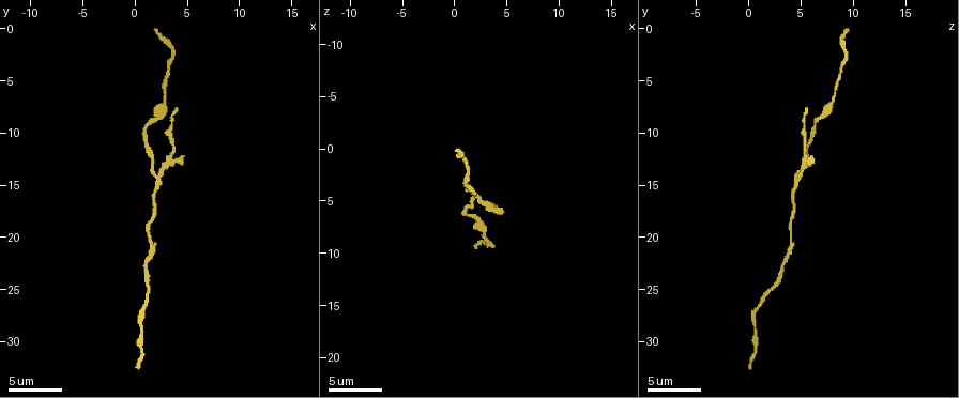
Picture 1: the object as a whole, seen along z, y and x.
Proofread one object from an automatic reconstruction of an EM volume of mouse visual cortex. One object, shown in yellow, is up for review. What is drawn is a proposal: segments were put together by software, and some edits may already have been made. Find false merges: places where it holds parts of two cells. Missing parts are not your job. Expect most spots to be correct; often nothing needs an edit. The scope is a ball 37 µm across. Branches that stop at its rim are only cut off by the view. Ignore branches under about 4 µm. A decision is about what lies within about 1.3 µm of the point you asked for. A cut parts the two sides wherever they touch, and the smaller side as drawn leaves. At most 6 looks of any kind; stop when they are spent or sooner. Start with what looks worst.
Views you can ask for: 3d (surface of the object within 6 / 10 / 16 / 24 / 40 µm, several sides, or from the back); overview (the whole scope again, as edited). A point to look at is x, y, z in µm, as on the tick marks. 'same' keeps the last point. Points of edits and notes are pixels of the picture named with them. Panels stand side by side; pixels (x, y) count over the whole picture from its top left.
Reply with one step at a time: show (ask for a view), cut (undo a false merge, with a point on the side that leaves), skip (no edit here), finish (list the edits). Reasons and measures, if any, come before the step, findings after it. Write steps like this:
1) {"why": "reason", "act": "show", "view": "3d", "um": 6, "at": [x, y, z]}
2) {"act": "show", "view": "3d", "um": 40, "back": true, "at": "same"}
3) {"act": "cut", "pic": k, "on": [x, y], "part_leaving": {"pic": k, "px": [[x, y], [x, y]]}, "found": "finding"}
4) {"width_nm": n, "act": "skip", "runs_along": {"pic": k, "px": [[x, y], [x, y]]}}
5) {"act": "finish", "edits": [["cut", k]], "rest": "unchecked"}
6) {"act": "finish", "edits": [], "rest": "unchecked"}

{"why": "three arms meet", "act": "show", "view": "3d", "um": 10, "at": [2.2, 14.0, 4.8]}

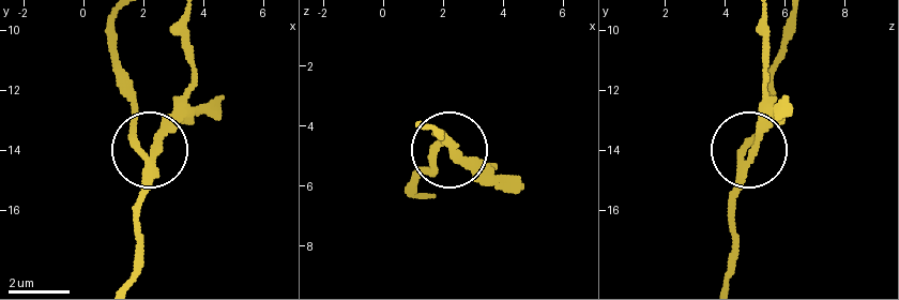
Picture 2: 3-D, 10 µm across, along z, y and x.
{"side_arm_um": 8, "act": "cut", "pic": 2, "on": [162, 119], "part_leaving": {"pic": 2, "px": [[152, 158], [191, 75], [191, 21]]}, "found": "two cells meet here"}

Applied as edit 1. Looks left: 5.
{"why": "calibre changes", "act": "show", "view": "3d", "um": 16, "at": [2.8, 7.4, 7.6]}

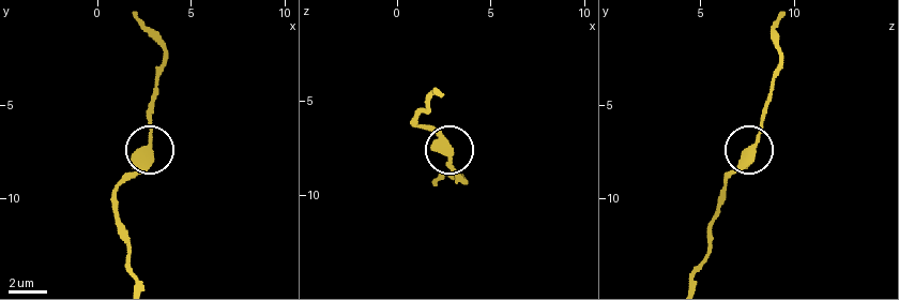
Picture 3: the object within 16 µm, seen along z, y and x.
{"why": "from behind", "act": "show", "view": "3d", "um": 16, "back": true, "at": [2.6, 7.4, 7.8]}

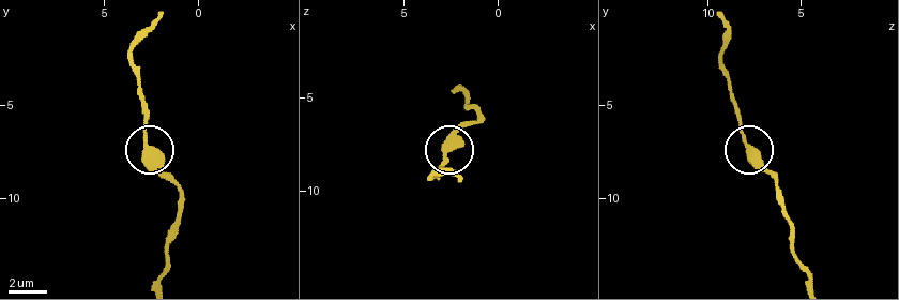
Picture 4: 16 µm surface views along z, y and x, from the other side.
{"act": "skip", "runs_along": {"pic": 4, "px": [[160, 280], [179, 193], [149, 145], [146, 99]]}, "found": "continuous, no second cell"}

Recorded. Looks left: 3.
{"why": "sudden change in width", "act": "show", "view": "3d", "um": 6, "at": [1.4, 20.2, 3.8]}

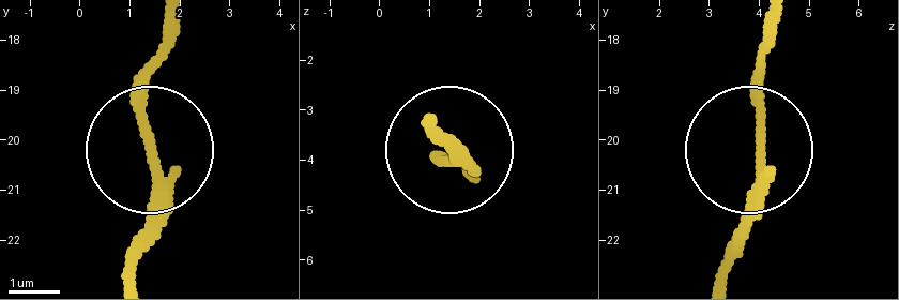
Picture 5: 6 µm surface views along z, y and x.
{"width_nm": 200, "act": "skip", "runs_along": {"pic": 5, "px": [[169, 23], [143, 100], [156, 201], [131, 279]]}, "found": "continuous, no second cell"}

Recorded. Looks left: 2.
{"act": "finish", "edits": [["cut", 2]], "rest": "unchecked"}

